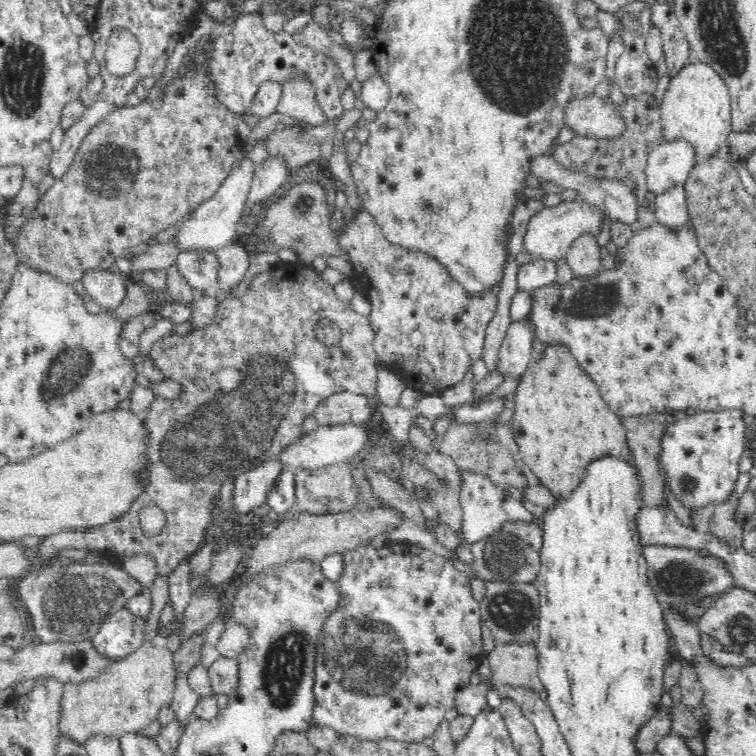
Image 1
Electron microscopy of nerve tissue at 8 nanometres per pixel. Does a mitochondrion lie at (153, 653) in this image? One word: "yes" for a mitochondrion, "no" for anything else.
no

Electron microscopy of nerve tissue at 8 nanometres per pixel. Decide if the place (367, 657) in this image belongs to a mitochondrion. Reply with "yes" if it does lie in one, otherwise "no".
yes

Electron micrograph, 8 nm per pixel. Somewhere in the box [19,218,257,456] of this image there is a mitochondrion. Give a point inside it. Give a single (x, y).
(73, 363)

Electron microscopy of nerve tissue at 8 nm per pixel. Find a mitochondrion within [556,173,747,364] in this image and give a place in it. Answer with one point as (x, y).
(596, 300)

